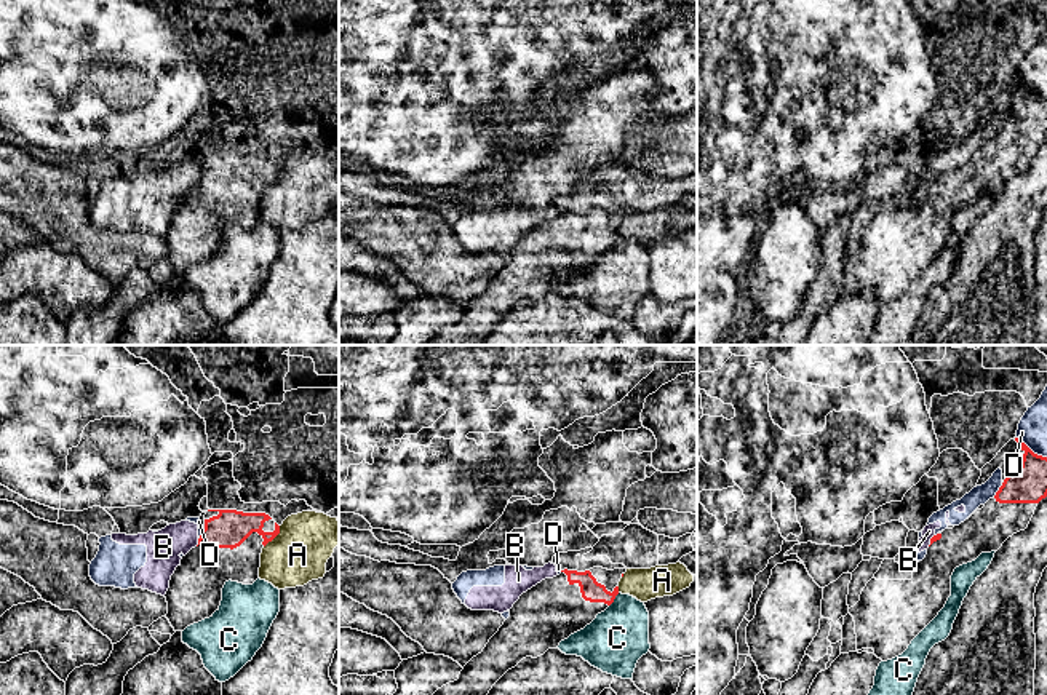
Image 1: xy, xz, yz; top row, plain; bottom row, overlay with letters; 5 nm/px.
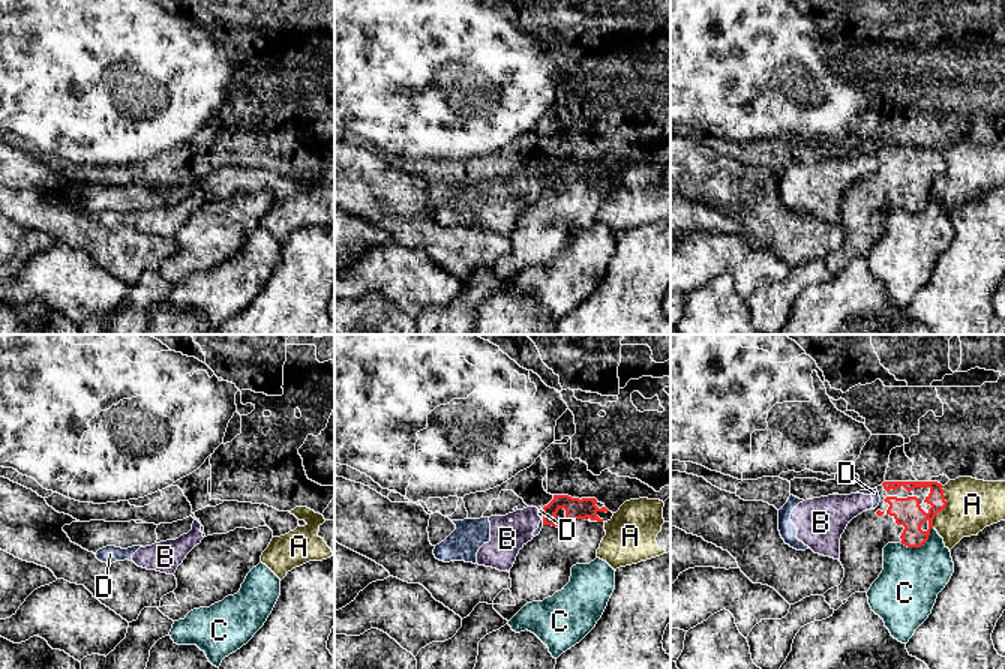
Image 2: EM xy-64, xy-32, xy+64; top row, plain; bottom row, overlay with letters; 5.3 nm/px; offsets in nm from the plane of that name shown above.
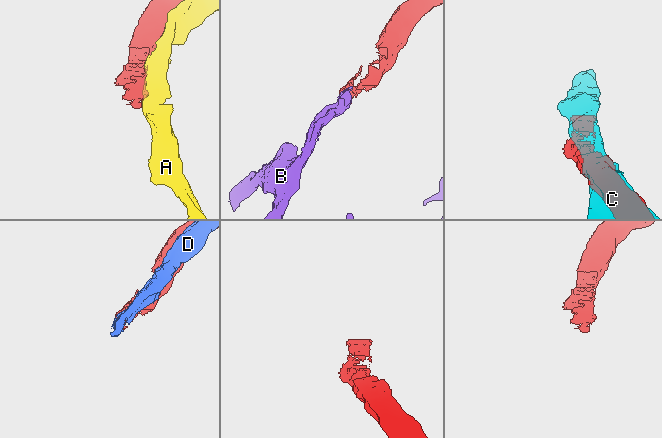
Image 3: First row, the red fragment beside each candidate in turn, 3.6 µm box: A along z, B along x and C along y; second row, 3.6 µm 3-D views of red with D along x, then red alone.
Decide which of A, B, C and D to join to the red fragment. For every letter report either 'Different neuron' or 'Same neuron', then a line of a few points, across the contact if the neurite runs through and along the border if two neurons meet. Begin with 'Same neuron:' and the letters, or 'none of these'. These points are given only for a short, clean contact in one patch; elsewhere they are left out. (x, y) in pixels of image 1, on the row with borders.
Same neuron: none of these
A: Different neuron
B: Different neuron. Line: xy (199, 539), (195, 545)
C: Different neuron
D: Different neuron

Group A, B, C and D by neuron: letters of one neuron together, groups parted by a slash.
A / B D / C

